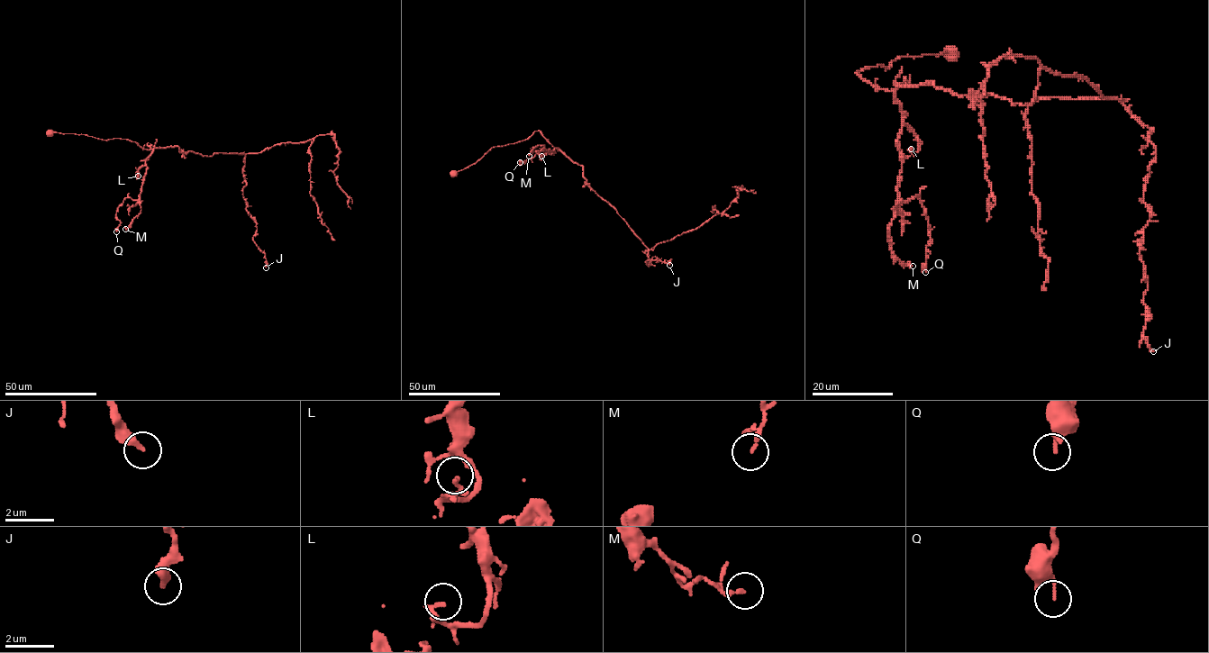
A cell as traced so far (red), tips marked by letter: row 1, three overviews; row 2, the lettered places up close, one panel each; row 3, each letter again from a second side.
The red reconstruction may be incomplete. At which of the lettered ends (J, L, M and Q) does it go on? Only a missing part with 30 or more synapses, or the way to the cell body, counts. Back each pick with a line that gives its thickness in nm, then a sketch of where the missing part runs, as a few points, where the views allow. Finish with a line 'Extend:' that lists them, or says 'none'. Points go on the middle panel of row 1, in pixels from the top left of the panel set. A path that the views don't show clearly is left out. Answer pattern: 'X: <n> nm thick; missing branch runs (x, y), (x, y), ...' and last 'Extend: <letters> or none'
Extend: none

